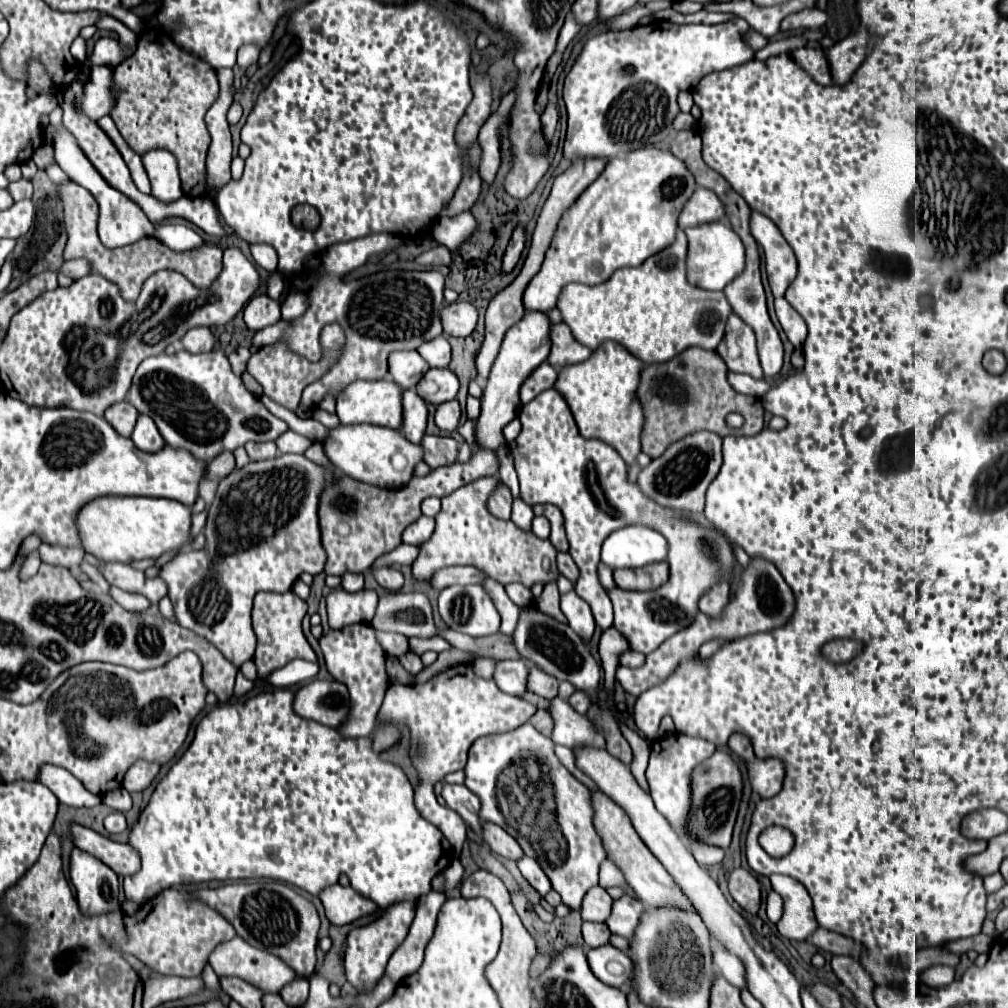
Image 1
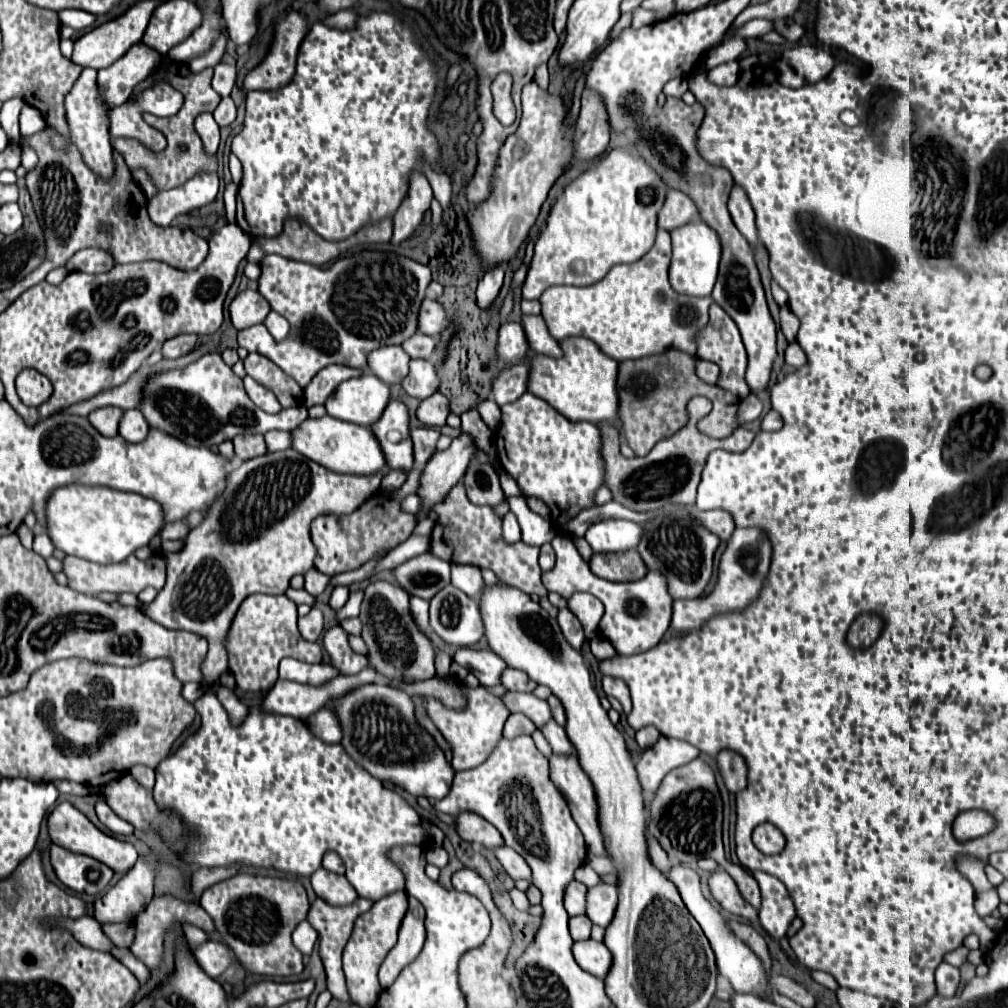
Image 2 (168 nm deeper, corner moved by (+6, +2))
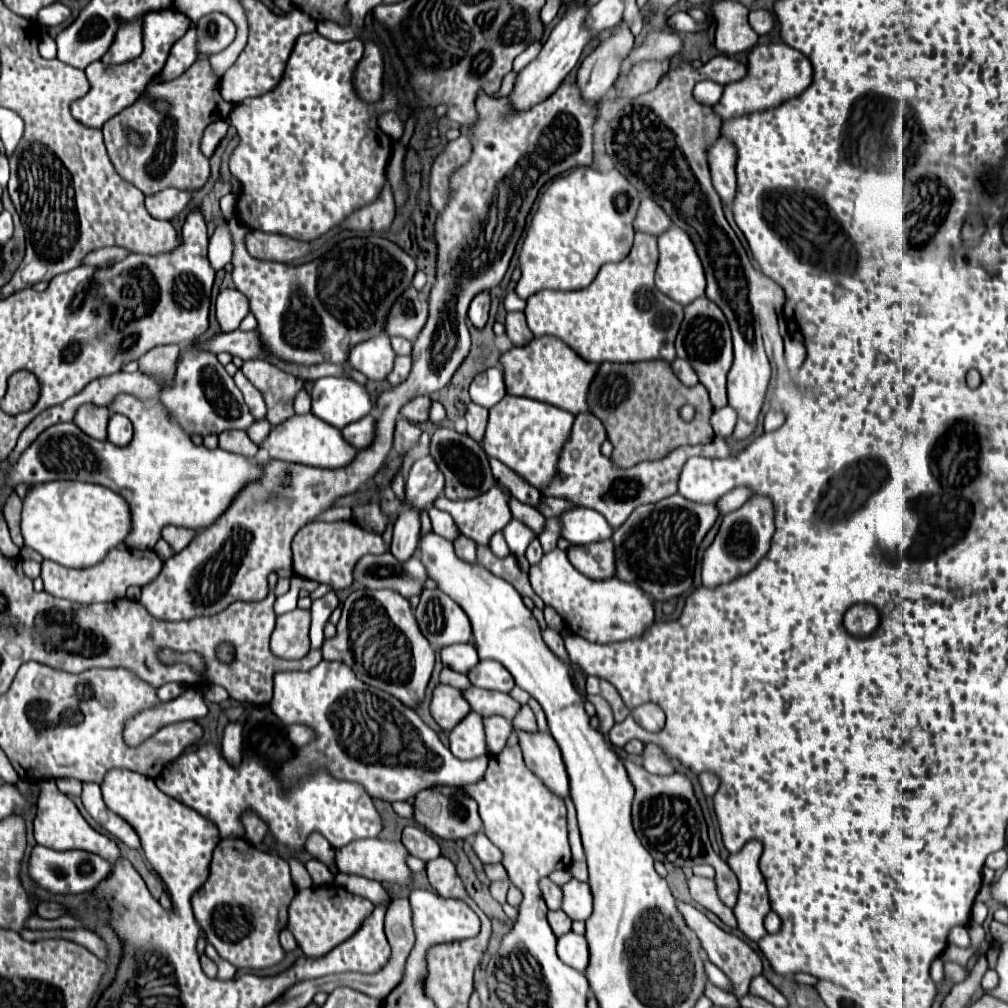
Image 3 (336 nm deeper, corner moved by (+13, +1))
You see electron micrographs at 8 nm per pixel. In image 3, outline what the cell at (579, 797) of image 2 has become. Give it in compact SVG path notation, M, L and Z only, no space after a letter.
M521 732L519 746L523 750L525 764L541 782L559 798L569 798L569 778L561 760L561 750L547 732Z

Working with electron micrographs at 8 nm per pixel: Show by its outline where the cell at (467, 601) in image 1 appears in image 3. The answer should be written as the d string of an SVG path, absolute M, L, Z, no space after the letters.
M435 588L435 590L423 590L421 594L421 602L415 608L415 618L417 624L423 632L423 636L431 642L433 648L445 648L451 644L465 644L471 642L471 622L467 618L467 614L463 612L463 608L447 594L443 594L443 590Z

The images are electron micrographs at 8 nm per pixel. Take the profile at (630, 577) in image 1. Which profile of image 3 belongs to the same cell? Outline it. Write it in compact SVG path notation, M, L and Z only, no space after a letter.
M611 540L591 546L569 546L567 556L571 564L593 580L609 580L615 576L615 546Z

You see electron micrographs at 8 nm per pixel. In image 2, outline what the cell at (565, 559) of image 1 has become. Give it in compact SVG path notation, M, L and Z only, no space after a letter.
M550 543L542 545L542 547L540 547L540 567L542 567L542 571L552 569L554 561L556 561L556 555L552 553L552 545L550 545Z

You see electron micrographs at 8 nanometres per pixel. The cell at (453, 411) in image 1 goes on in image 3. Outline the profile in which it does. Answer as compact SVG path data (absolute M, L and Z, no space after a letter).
M419 396L413 398L409 404L405 404L401 408L401 416L405 416L409 422L427 422L429 420L429 406L431 406L431 398L429 396Z

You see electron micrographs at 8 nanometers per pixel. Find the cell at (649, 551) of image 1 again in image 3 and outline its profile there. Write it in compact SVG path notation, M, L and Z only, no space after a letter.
M577 506L565 514L561 514L563 520L563 538L571 544L593 544L603 542L613 536L613 528L601 516L599 512L591 508Z

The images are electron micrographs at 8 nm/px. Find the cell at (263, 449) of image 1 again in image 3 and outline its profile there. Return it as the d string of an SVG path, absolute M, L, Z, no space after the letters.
M227 430L219 434L219 448L227 452L237 452L239 456L253 458L259 450L257 444L251 442L251 438L243 430Z

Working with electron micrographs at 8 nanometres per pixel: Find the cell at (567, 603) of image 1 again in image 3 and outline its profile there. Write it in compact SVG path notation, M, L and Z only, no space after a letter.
M545 628L545 630L543 630L543 640L545 640L545 644L547 644L557 656L561 656L565 662L569 662L569 656L567 656L567 650L565 650L565 640L563 640L563 636L561 636L559 630Z

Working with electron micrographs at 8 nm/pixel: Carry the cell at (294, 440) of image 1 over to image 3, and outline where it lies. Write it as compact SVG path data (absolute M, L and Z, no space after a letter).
M257 420L257 424L253 424L253 426L247 430L247 434L249 434L249 438L251 438L257 446L261 446L263 440L269 436L271 428L273 428L273 426L271 426L267 420Z

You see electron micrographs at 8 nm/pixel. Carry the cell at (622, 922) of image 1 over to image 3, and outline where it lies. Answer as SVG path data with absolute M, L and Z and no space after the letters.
M571 880L563 886L563 912L571 920L587 920L593 914L593 894L587 882Z

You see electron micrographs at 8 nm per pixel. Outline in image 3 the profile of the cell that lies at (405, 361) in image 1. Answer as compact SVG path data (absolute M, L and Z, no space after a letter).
M383 334L379 338L353 346L347 364L365 374L369 380L385 380L393 370L395 356L397 354L389 344L389 336Z

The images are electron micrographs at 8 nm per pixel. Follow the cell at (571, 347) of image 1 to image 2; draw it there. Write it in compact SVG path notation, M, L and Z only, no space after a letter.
M522 315L522 327L528 339L528 347L536 353L550 355L550 357L560 357L562 349L558 341L546 331L544 319L540 315Z

